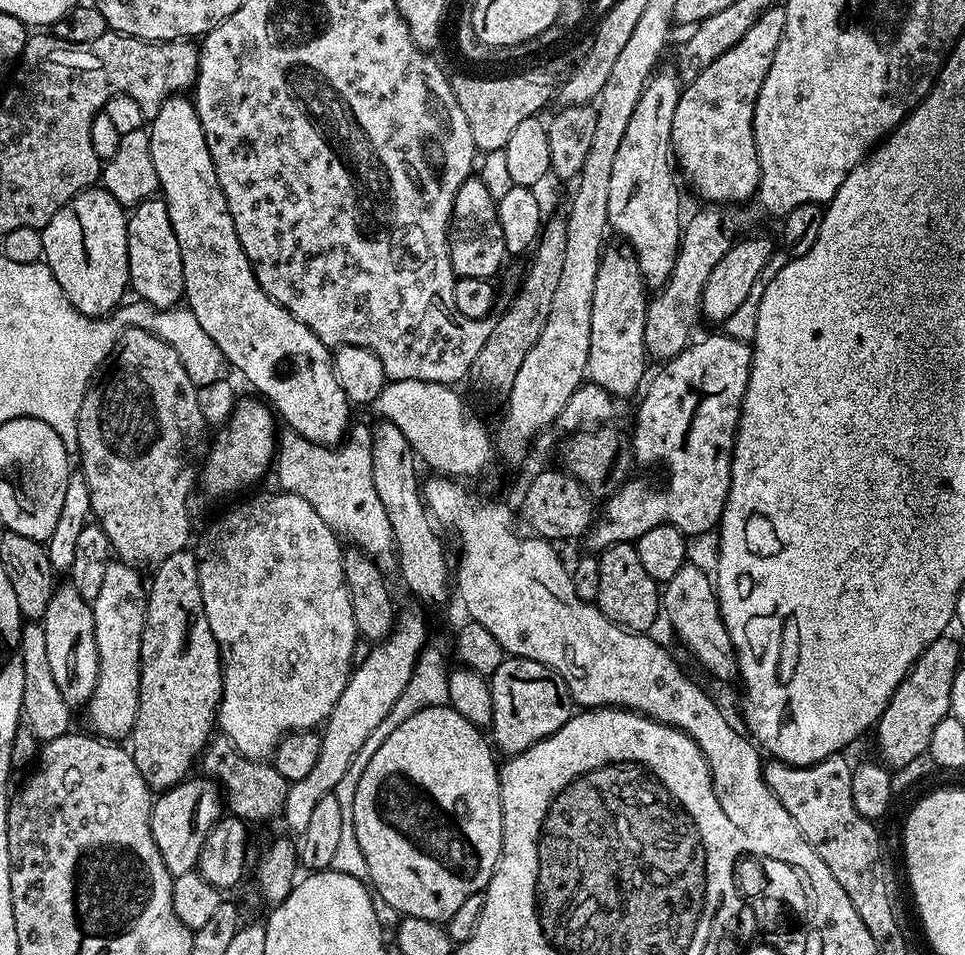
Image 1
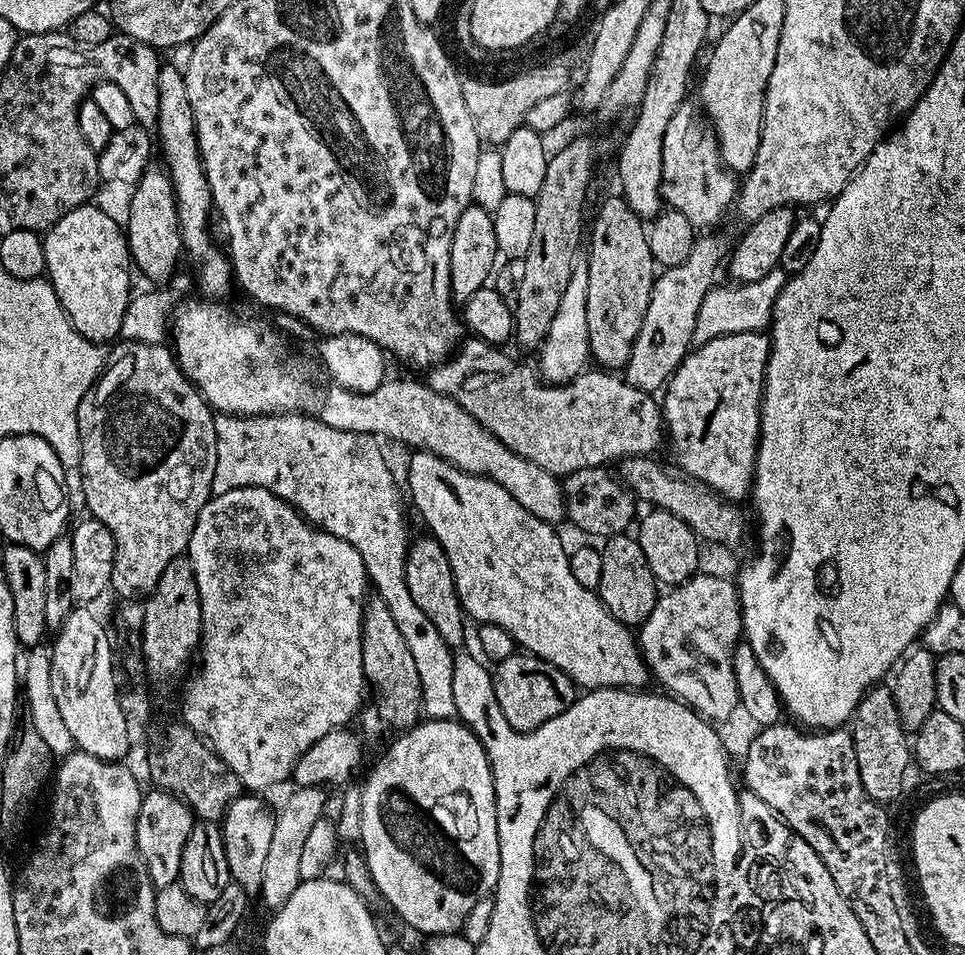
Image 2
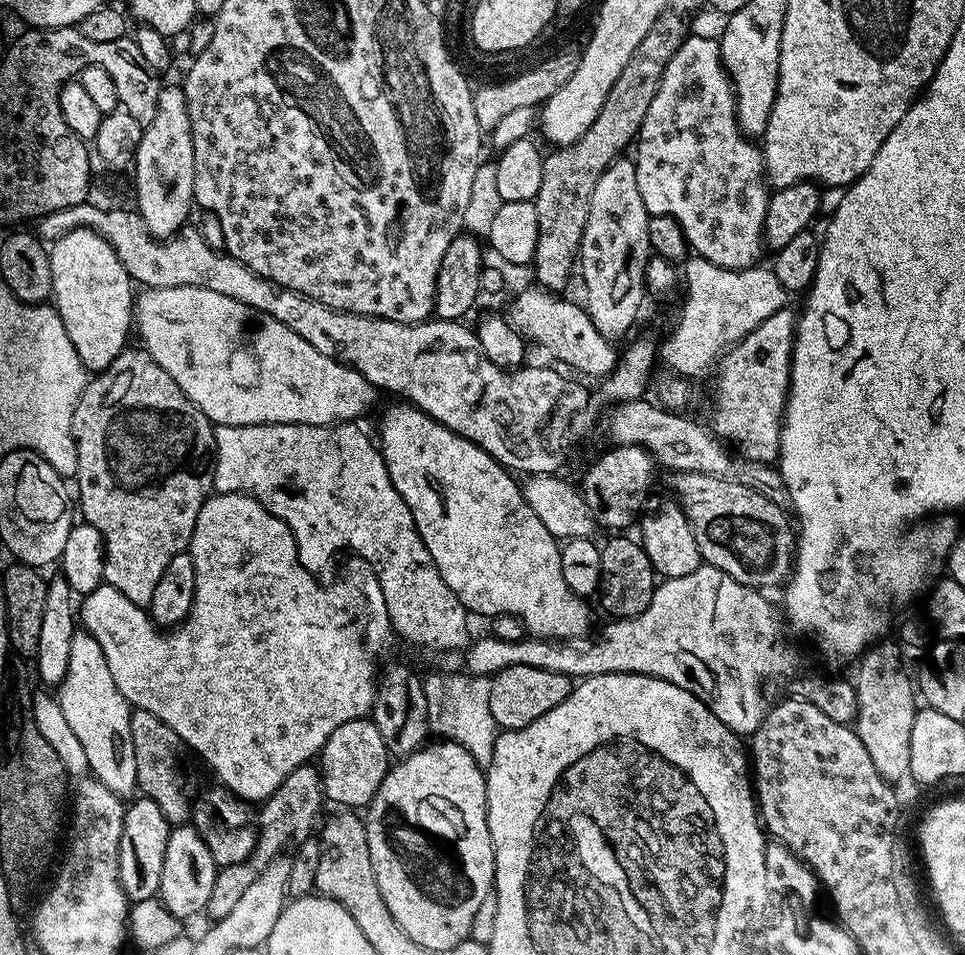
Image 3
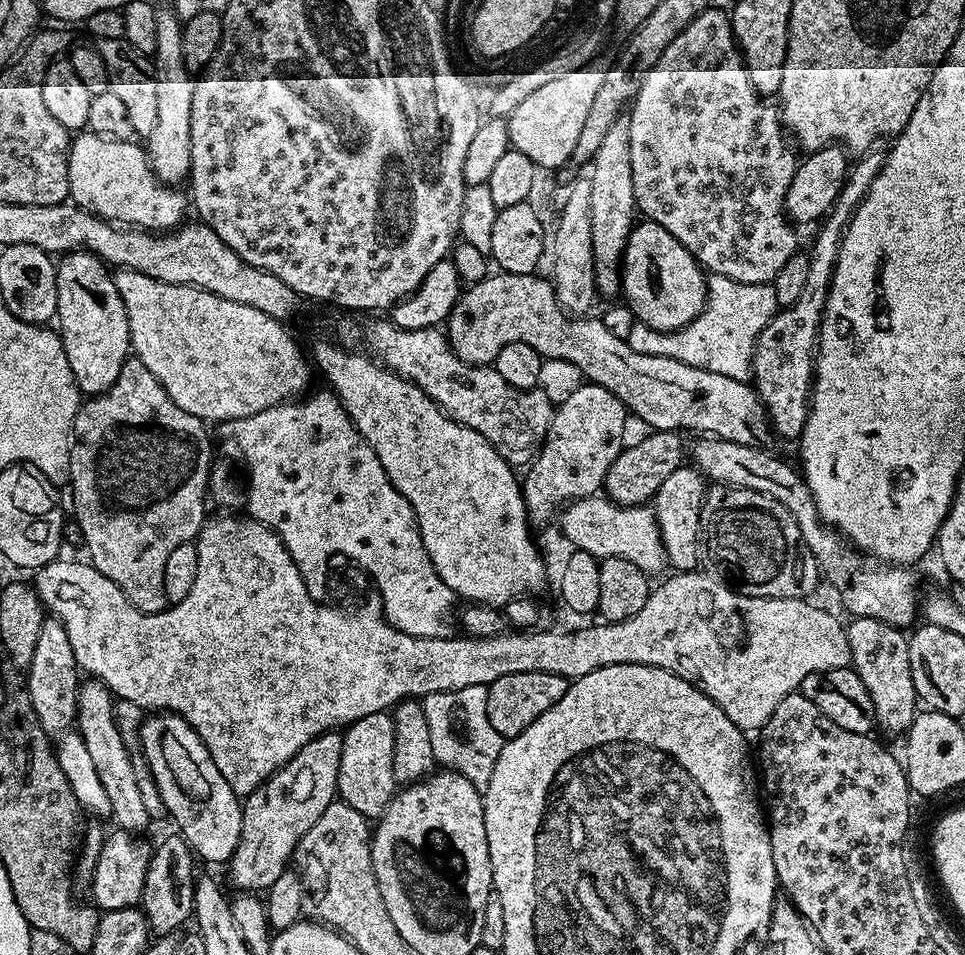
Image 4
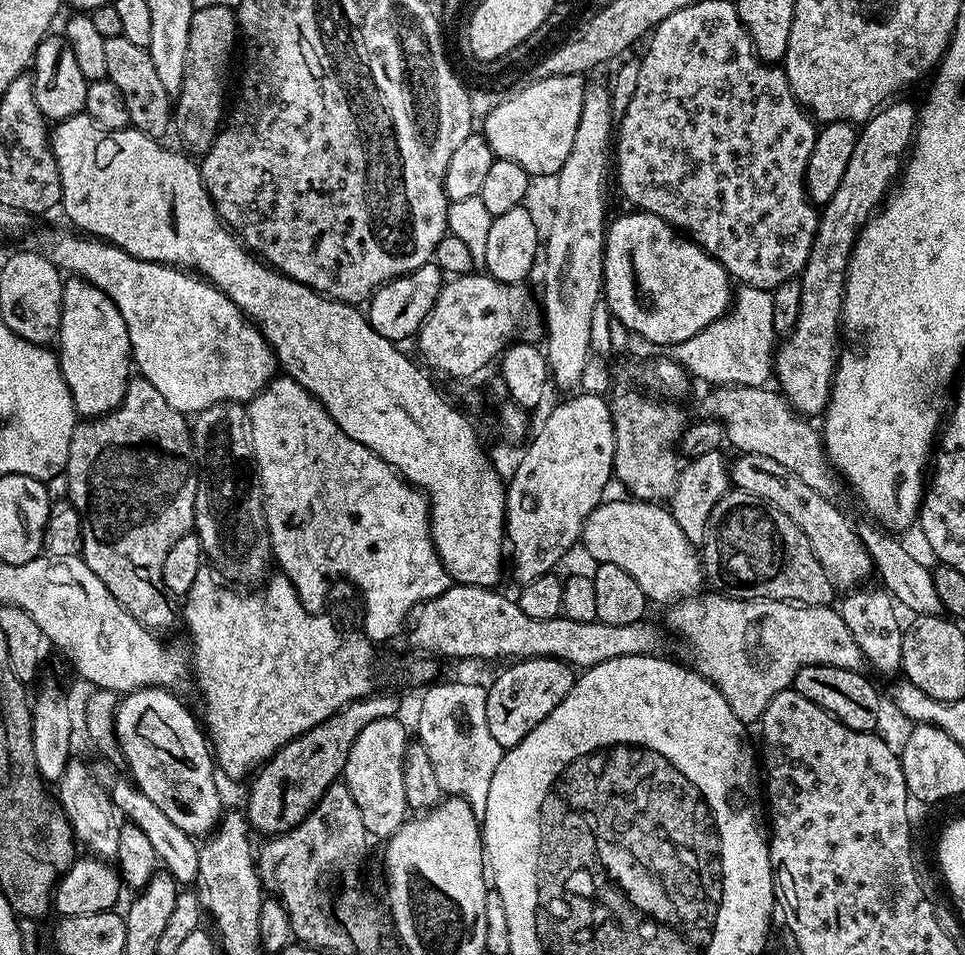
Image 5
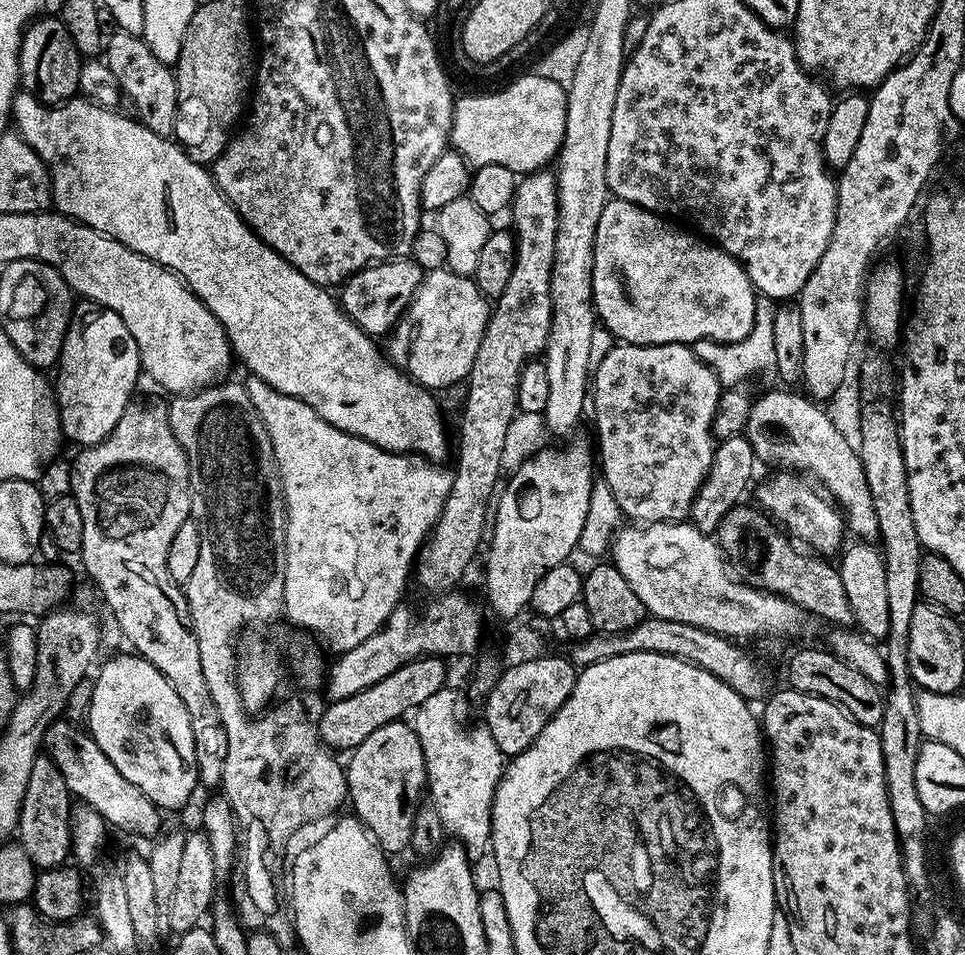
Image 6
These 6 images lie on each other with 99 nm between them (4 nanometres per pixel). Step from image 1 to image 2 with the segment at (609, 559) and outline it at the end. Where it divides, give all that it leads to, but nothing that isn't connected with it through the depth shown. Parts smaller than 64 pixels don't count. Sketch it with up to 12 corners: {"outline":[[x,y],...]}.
{"outline":[[635,535],[600,548],[600,601],[618,622],[650,618],[658,585]]}

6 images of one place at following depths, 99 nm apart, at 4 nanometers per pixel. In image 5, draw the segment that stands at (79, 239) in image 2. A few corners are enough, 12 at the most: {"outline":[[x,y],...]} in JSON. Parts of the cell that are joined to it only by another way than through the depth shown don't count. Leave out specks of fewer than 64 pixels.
{"outline":[[64,280],[62,378],[77,417],[114,411],[134,368],[118,306]]}

